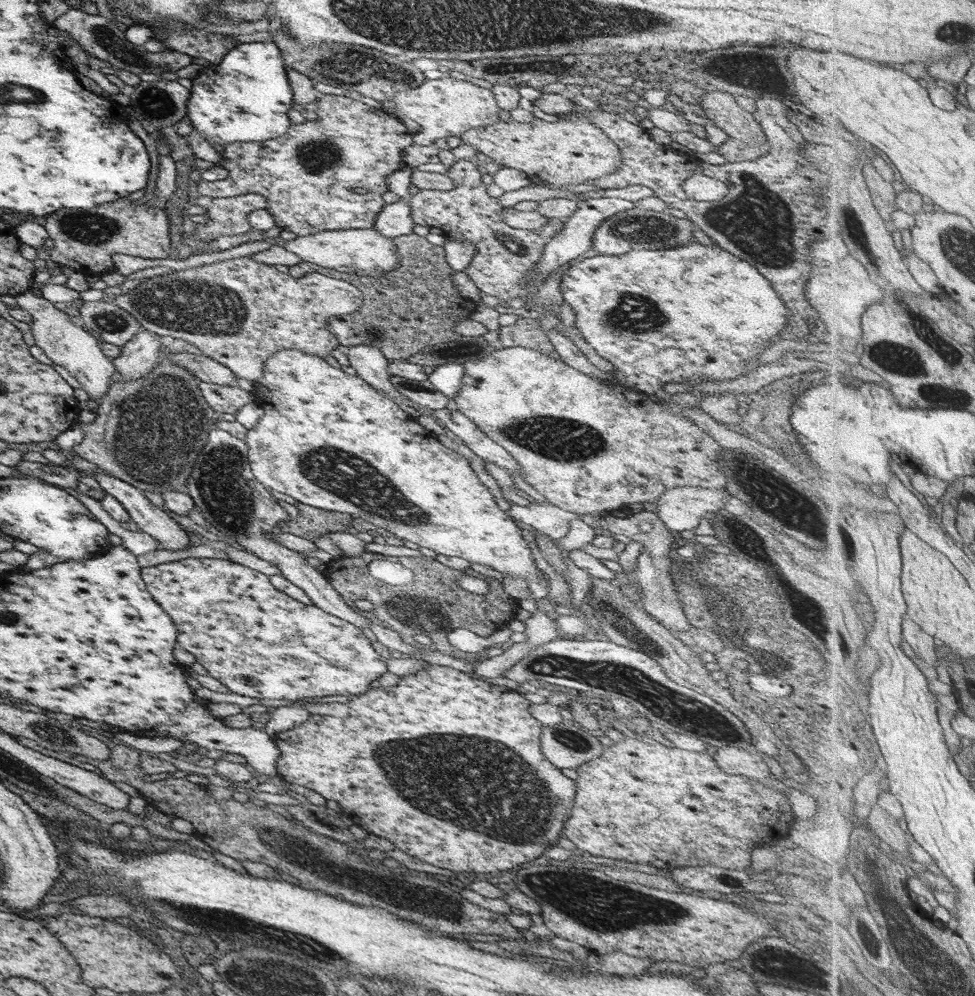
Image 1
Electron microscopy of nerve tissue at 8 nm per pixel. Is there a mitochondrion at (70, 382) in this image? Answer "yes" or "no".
no

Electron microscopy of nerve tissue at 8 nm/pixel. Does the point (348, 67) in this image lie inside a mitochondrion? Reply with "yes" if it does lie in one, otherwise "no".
yes

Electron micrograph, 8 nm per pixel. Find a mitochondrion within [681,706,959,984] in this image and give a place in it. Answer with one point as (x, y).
(926, 949)

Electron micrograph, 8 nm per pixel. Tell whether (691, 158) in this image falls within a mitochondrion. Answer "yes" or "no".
no

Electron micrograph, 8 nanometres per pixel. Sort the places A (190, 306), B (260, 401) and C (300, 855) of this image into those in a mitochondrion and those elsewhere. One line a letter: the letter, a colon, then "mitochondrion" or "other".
A: mitochondrion
B: other
C: mitochondrion

